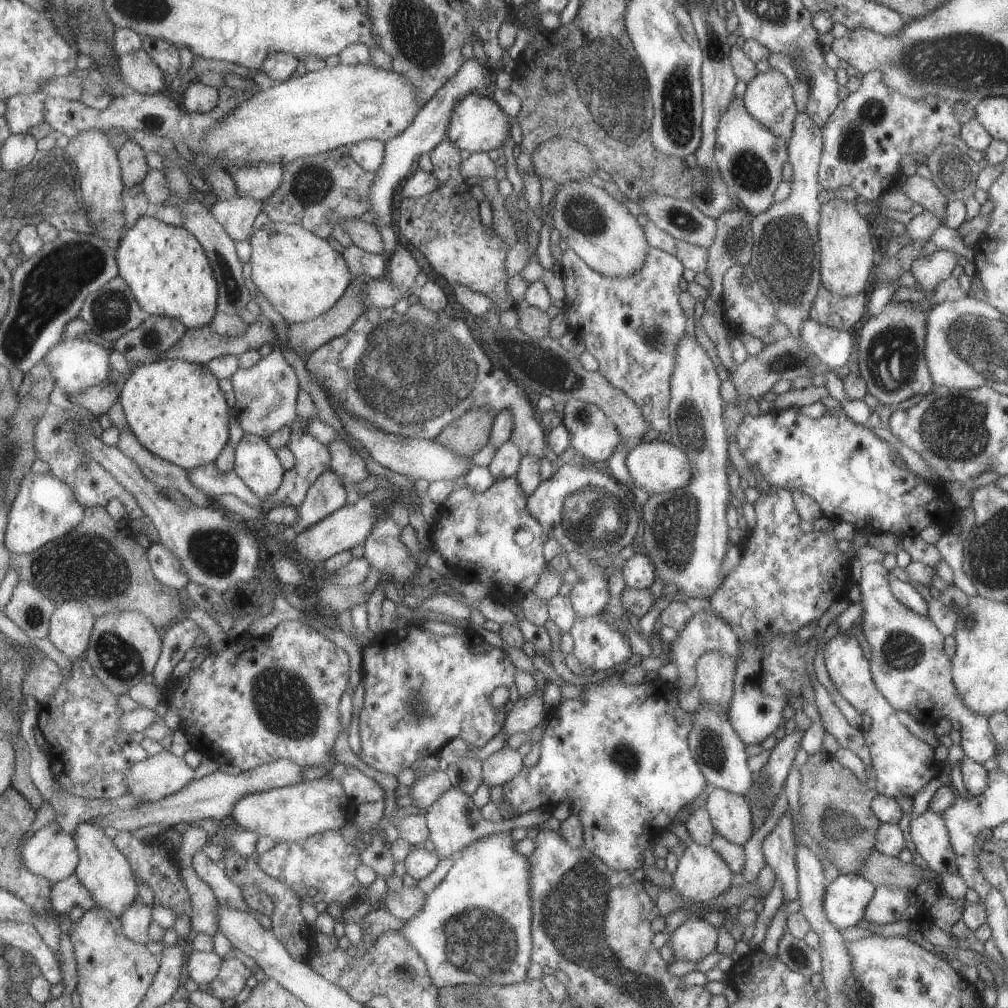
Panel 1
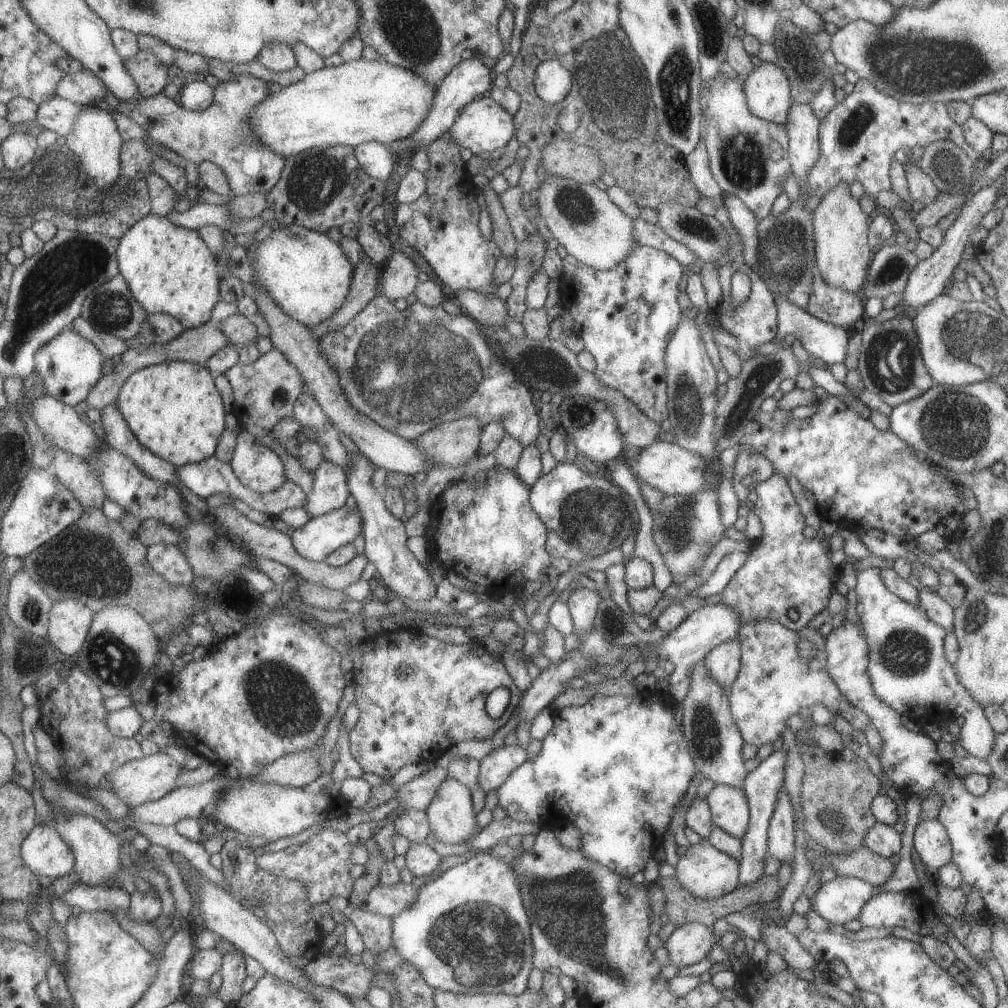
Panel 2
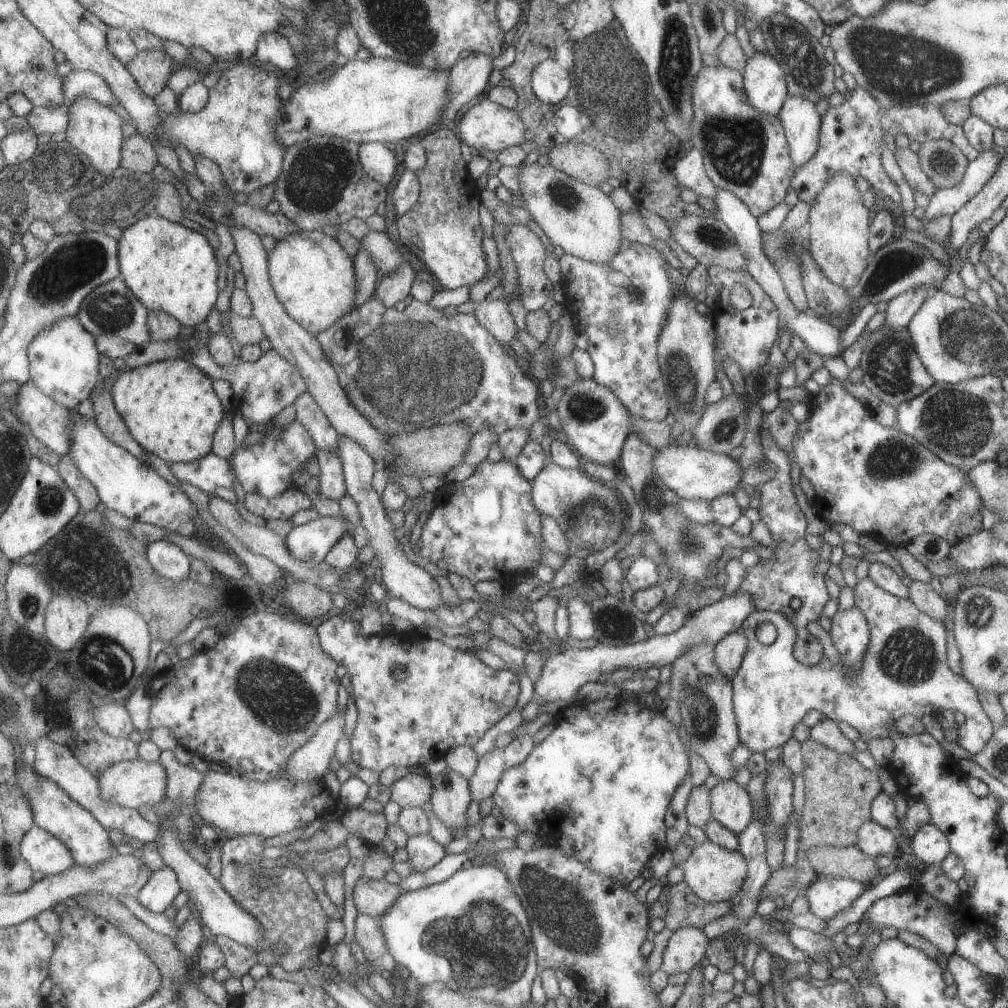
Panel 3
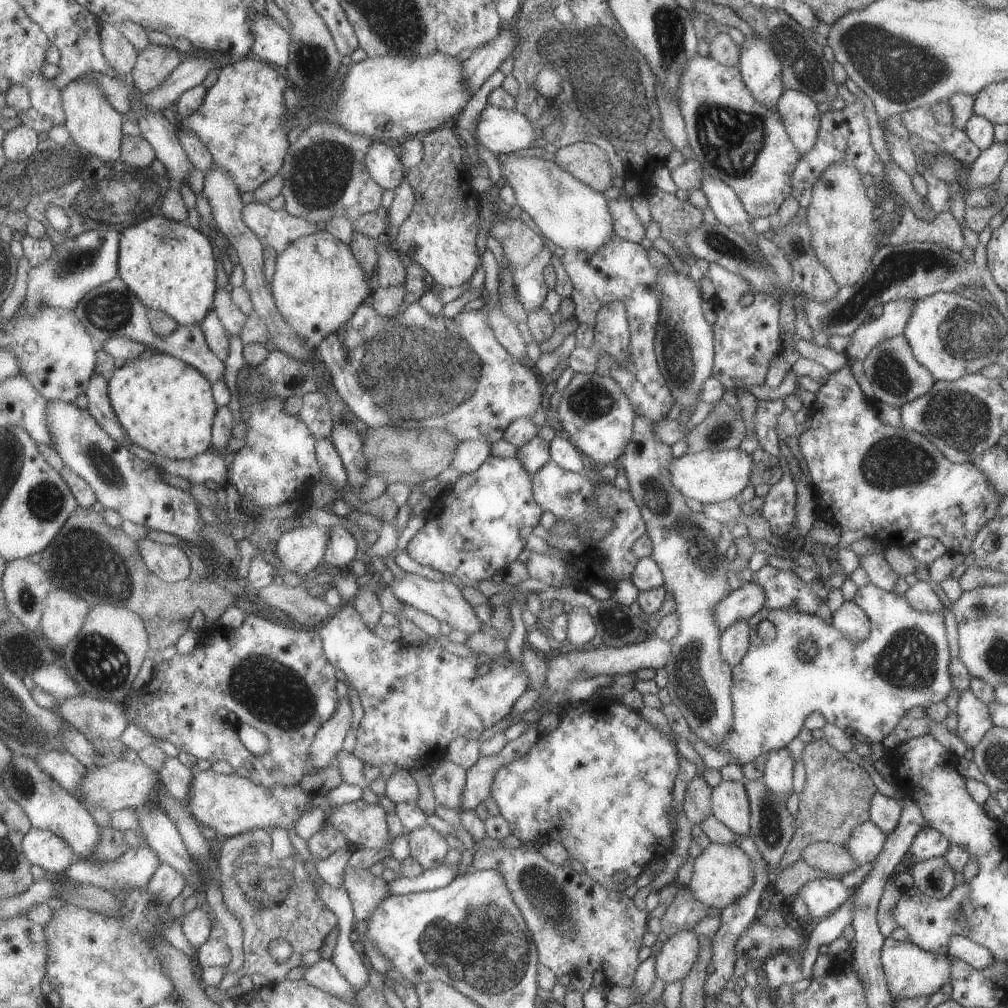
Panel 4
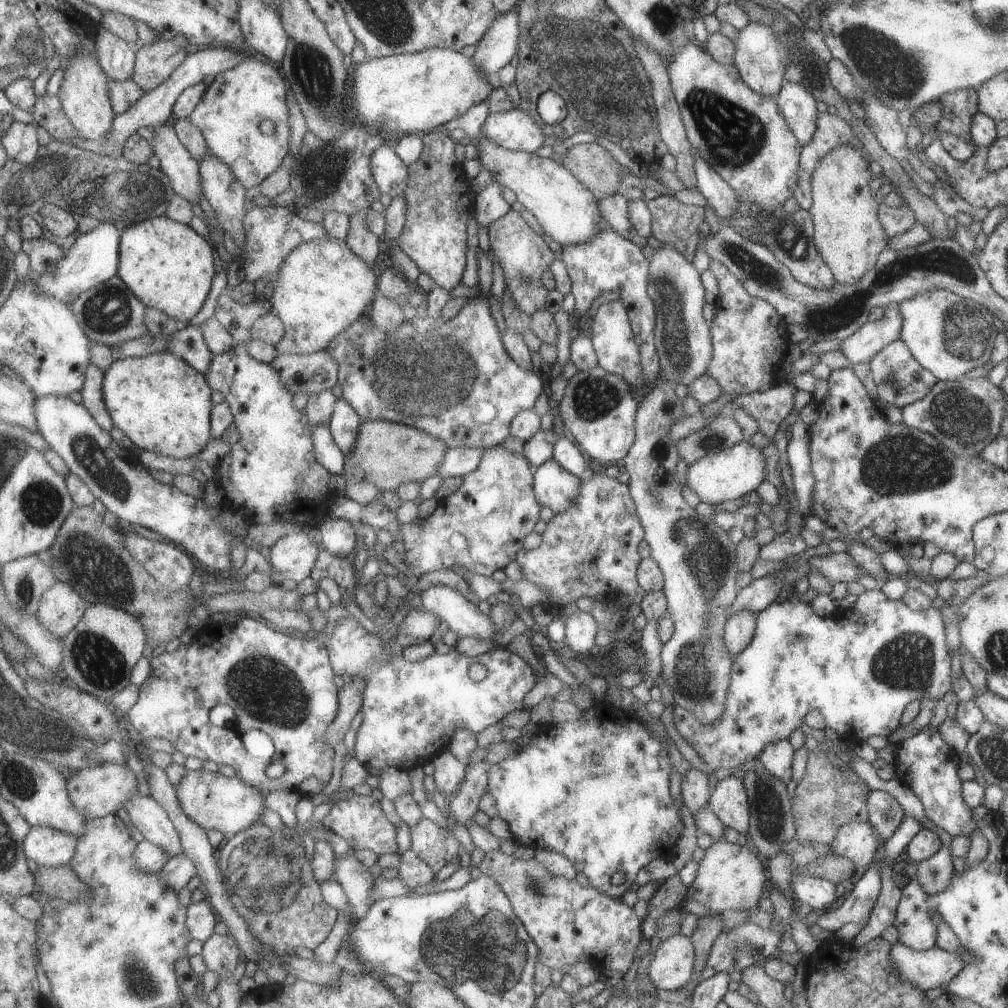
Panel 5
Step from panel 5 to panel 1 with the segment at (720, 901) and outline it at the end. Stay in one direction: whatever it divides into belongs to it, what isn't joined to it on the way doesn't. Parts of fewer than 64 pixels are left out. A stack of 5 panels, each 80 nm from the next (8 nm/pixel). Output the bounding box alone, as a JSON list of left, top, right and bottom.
[672,843,736,903]

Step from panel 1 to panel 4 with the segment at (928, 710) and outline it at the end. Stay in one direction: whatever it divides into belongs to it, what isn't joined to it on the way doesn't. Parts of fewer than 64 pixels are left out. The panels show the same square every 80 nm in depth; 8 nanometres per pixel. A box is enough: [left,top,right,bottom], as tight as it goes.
[717,584,993,767]

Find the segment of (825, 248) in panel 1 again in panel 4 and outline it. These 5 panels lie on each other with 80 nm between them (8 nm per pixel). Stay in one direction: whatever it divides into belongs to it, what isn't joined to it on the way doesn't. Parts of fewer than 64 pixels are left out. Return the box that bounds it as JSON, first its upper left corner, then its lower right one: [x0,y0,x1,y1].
[806,159,880,287]

